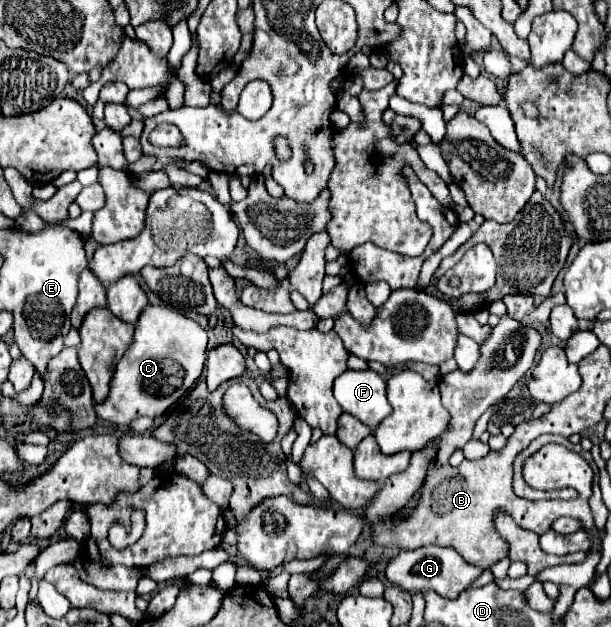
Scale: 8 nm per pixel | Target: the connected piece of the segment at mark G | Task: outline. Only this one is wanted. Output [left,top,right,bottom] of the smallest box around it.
[386,546,482,598]

